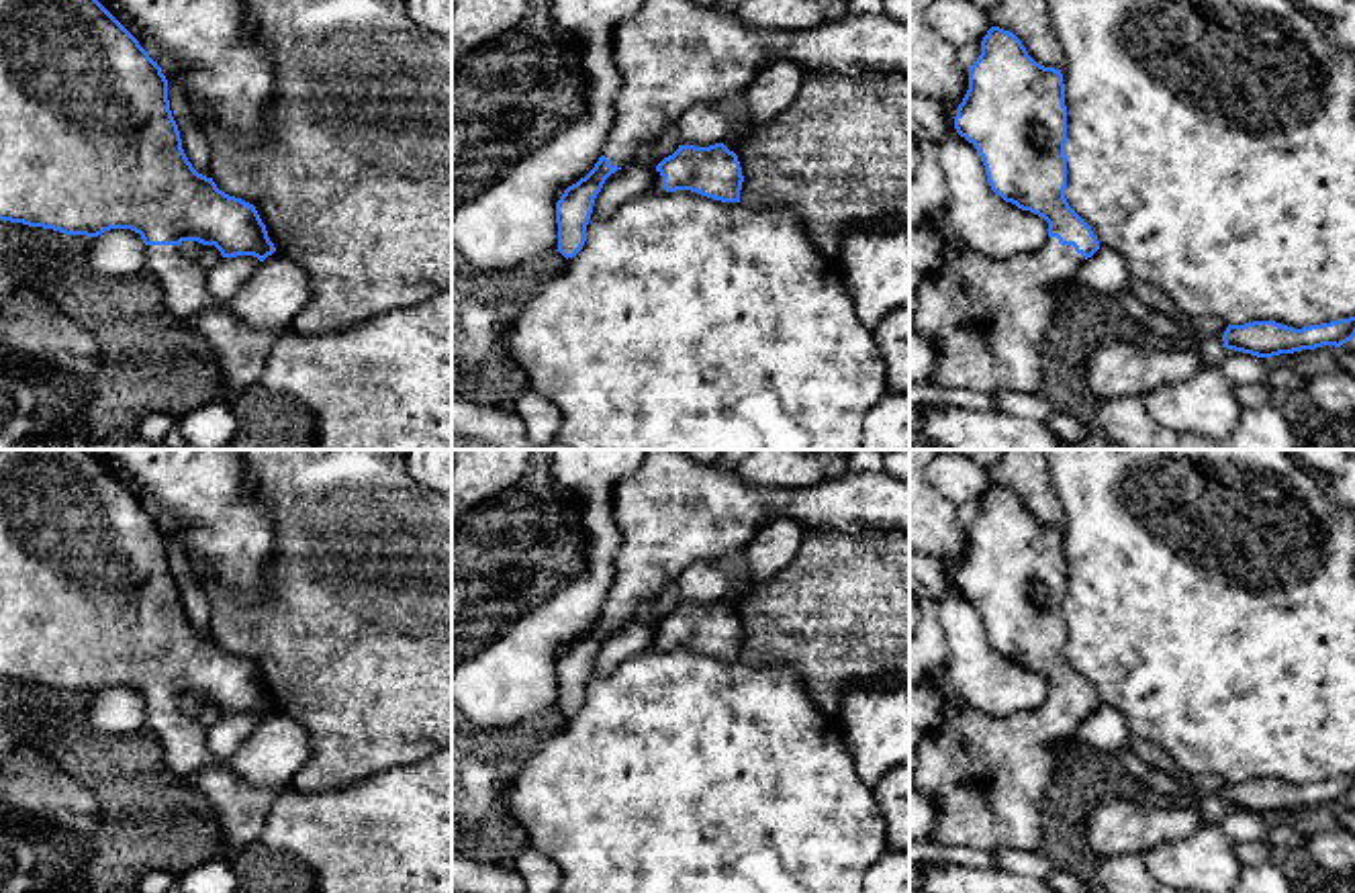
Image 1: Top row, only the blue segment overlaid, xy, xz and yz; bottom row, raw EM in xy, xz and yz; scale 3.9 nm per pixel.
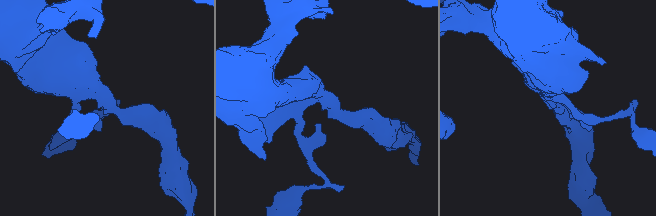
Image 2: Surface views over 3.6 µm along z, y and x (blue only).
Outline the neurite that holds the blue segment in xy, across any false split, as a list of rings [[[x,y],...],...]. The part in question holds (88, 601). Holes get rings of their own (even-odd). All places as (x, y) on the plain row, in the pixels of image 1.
[[[0,450],[0,678],[86,695],[98,695],[110,687],[131,687],[139,691],[147,703],[145,734],[159,740],[163,762],[170,772],[188,783],[192,783],[196,772],[219,766],[221,760],[208,750],[206,730],[200,721],[182,711],[180,703],[184,699],[215,703],[223,715],[253,713],[260,719],[276,709],[255,664],[225,652],[217,646],[213,636],[206,636],[192,625],[182,607],[180,589],[170,568],[168,537],[161,531],[161,525],[90,450]]]

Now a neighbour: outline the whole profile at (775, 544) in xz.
[[[779,517],[764,525],[744,546],[744,572],[734,580],[721,601],[738,611],[750,591],[781,572],[797,554],[805,527],[793,519]]]

